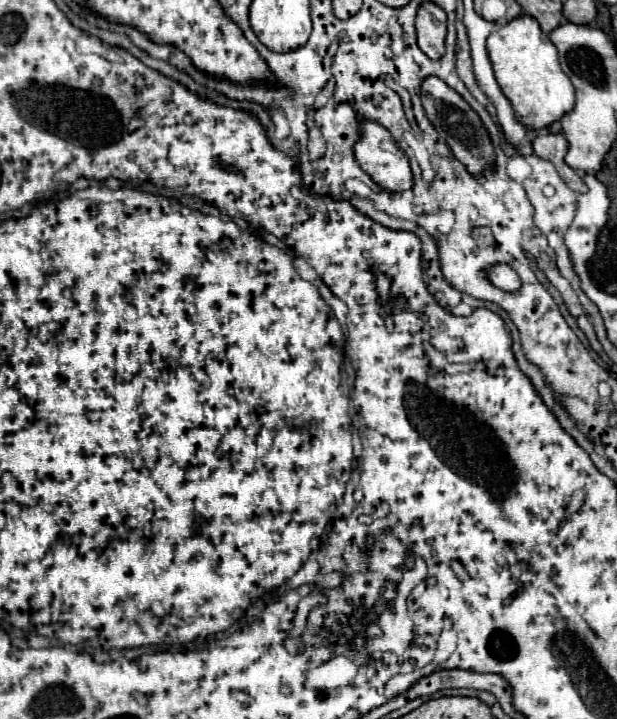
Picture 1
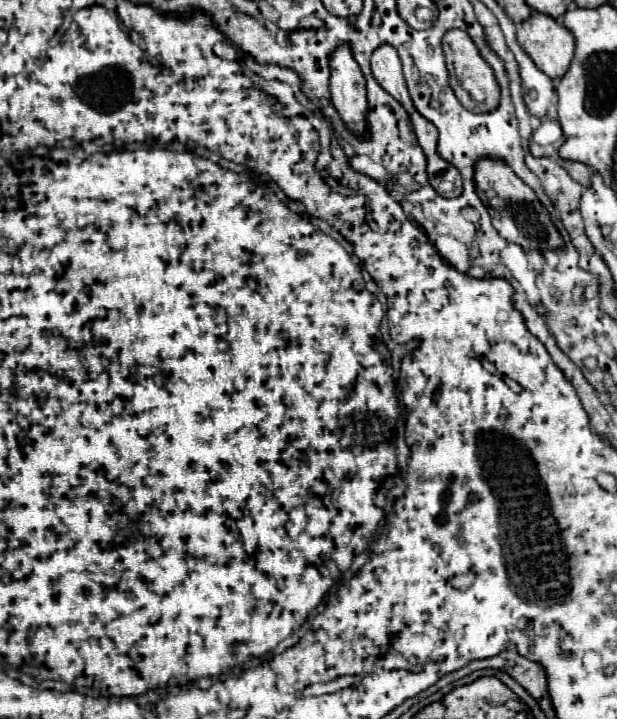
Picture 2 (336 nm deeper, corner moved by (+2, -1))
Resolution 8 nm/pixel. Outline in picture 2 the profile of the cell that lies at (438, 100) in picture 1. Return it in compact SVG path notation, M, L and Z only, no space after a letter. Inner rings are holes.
M490 156L478 158L474 164L474 184L476 184L476 192L480 200L484 202L484 206L492 210L490 212L492 224L504 240L520 244L524 250L528 248L554 250L554 248L564 246L562 236L558 234L556 226L550 222L550 216L540 204L540 200L536 198L534 190L526 186L504 160L496 160Z

